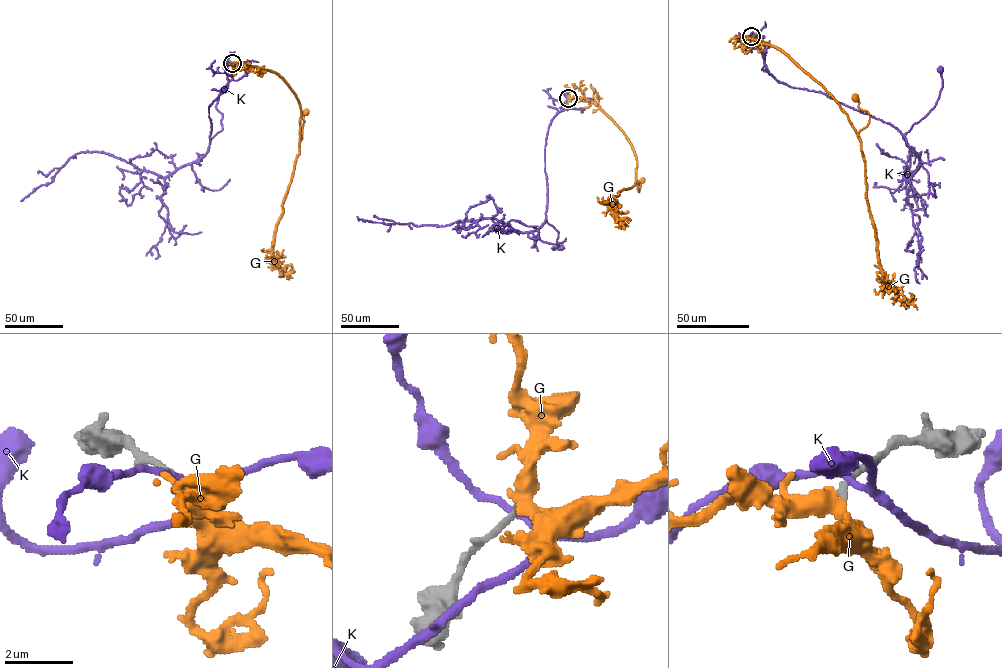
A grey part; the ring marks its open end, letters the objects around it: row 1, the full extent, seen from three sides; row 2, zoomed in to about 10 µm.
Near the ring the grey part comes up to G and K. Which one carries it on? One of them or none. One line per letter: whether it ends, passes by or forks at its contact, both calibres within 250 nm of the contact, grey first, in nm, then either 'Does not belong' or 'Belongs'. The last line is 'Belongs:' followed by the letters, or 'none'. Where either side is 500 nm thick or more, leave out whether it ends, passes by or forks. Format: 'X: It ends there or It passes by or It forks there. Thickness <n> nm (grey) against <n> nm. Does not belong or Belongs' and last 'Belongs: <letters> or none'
G: It passes by. Thickness 190 nm (grey) against 460 nm. Belongs
K: It passes by. Thickness 240 nm (grey) against 170 nm. Does not belong
Belongs: G

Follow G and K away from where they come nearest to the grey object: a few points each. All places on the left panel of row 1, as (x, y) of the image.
G: (232, 63), (275, 72), (288, 84), (301, 110), (299, 142), (305, 113)
K: (232, 62), (227, 65), (227, 88), (209, 106), (209, 141), (222, 129), (222, 114), (216, 105), (224, 90)

